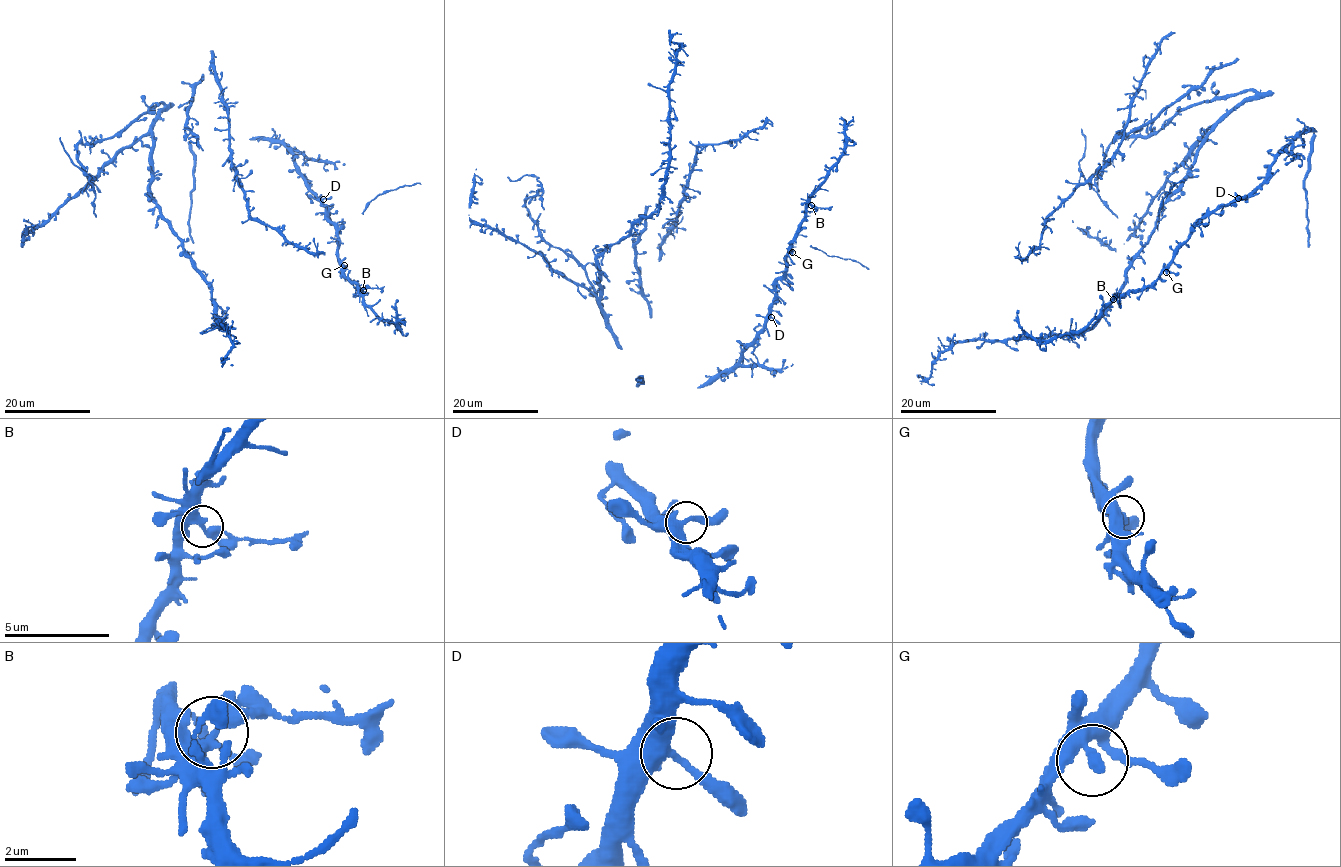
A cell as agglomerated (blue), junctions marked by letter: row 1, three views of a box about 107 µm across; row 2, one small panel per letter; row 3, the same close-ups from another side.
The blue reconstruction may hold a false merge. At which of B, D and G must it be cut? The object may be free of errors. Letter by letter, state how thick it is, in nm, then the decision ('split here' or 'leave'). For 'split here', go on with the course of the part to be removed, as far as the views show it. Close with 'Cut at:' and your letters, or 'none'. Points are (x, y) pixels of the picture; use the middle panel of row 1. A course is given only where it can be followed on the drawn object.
B: 340 nm thick; split here; foreign part runs (811, 205), (832, 206)
D: 400 nm thick; leave
G: 320 nm thick; leave
Cut at: B

